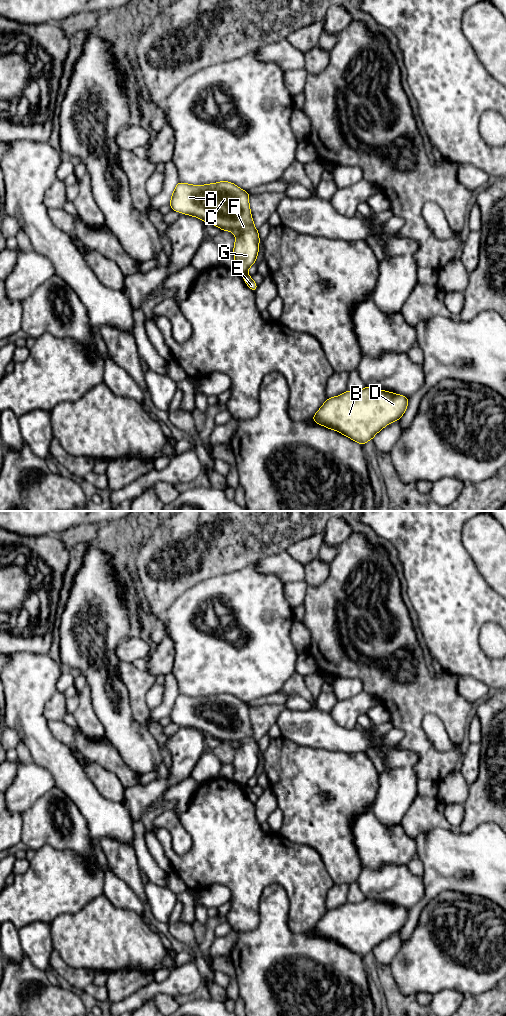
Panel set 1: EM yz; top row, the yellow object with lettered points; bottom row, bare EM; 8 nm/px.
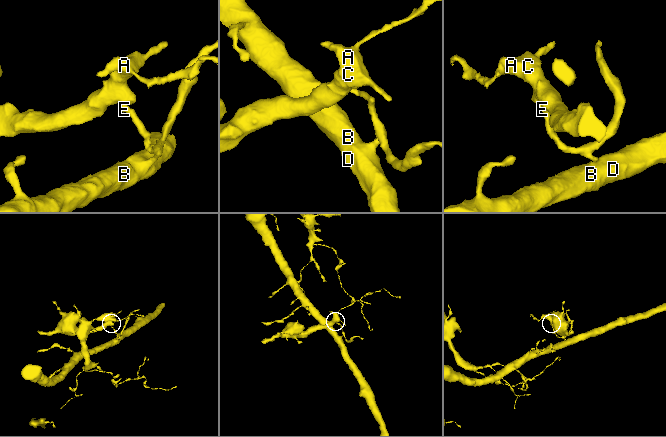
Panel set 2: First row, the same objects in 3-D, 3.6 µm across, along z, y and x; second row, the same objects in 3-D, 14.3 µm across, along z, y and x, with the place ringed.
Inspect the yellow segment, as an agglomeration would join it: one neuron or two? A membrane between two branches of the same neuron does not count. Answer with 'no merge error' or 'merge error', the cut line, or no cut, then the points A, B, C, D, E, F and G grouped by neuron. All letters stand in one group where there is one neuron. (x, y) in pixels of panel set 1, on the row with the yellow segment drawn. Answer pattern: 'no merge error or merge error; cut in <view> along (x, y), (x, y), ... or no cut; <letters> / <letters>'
merge error; cut in yz along (246, 274), (243, 276); A C F G / B D E

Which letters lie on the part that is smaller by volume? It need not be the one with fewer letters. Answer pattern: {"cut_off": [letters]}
{"cut_off": ["A", "C", "F", "G"]}

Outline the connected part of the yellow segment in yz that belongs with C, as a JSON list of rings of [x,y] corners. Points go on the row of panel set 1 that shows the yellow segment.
[[[228,181],[206,185],[178,182],[169,204],[180,215],[194,216],[232,232],[236,236],[233,269],[244,276],[257,259],[260,242],[249,197],[249,192]]]

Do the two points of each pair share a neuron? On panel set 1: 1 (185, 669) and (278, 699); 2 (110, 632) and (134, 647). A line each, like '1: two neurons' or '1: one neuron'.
1: two neurons
2: two neurons

